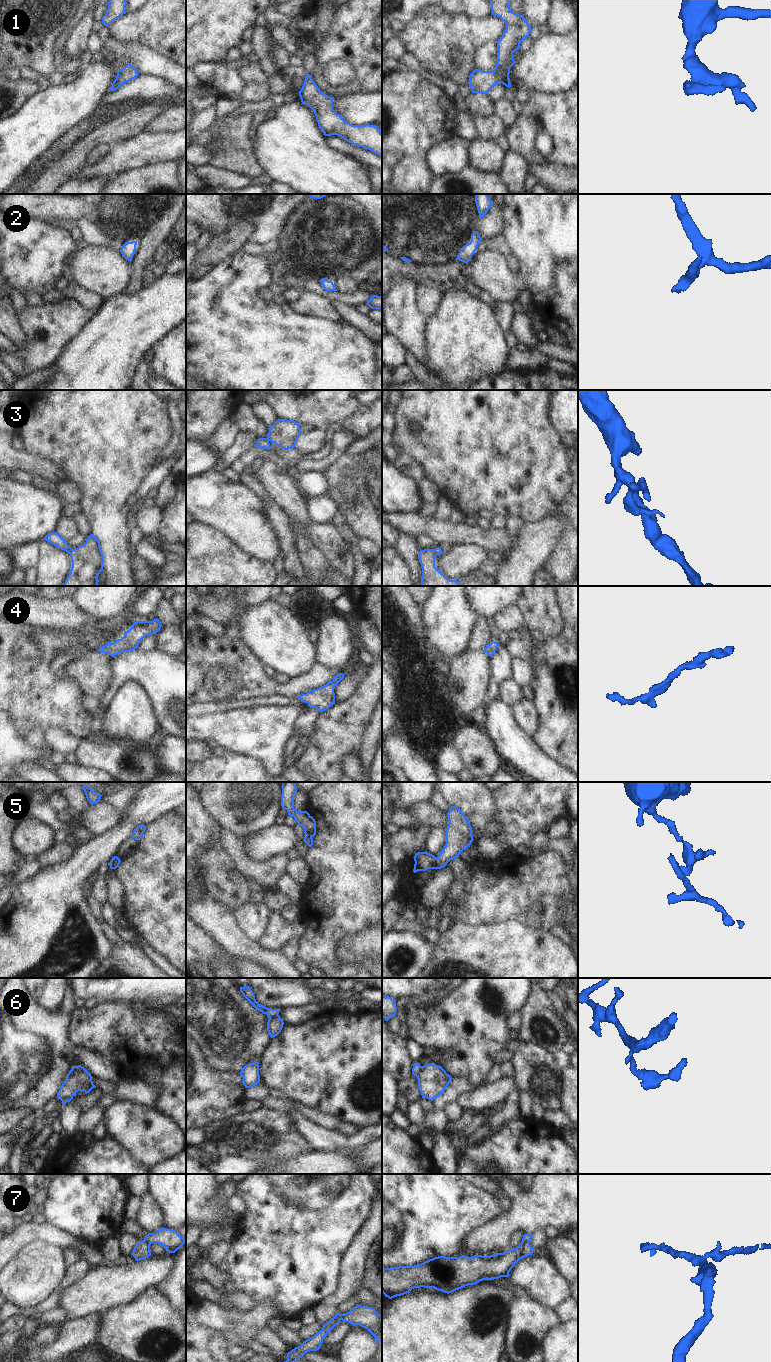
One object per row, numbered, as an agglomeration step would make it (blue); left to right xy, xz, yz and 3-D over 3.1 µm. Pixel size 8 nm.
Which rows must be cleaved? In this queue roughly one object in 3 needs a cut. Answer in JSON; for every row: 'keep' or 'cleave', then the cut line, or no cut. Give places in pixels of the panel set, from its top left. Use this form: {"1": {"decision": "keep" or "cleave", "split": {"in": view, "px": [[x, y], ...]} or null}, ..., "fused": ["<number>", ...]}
{"1": {"decision": "keep", "split": null}, "2": {"decision": "keep", "split": null}, "3": {"decision": "cleave", "split": {"in": "xy", "px": [[72, 549], [68, 552]]}}, "4": {"decision": "keep", "split": null}, "5": {"decision": "cleave", "split": {"in": "yz", "px": [[437, 858], [435, 868]]}}, "6": {"decision": "cleave", "split": {"in": "yz", "px": [[420, 1066], [419, 1073], [416, 1076]]}}, "7": {"decision": "cleave", "split": {"in": "xy", "px": [[143, 1240], [150, 1244]]}}, "fused": ["3", "5", "6", "7"]}

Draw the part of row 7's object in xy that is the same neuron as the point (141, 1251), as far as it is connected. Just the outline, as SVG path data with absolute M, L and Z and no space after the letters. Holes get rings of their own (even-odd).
M138 1241L131 1253L136 1261L140 1261L151 1256L150 1244L147 1241Z

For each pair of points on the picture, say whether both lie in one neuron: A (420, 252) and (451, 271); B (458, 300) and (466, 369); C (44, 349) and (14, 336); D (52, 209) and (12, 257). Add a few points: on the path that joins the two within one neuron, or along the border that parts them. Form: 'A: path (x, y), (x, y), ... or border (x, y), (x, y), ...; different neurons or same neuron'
A: border (455, 259), (439, 264), (416, 263); different neurons
B: path (461, 317), (464, 327), (466, 352); same neuron
C: border (16, 318), (25, 335), (25, 341), (19, 346); different neurons
D: border (33, 218), (43, 221); different neurons

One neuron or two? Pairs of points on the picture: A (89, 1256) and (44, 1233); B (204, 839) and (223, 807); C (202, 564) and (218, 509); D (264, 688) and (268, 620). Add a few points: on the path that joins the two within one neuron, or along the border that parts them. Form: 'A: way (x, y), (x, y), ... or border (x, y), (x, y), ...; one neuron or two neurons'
A: way (78, 1245), (55, 1236); one neuron
B: border (202, 799), (207, 810), (224, 828); two neurons
C: border (196, 521), (202, 521), (218, 528), (232, 540); two neurons
D: border (247, 646), (262, 664); two neurons

